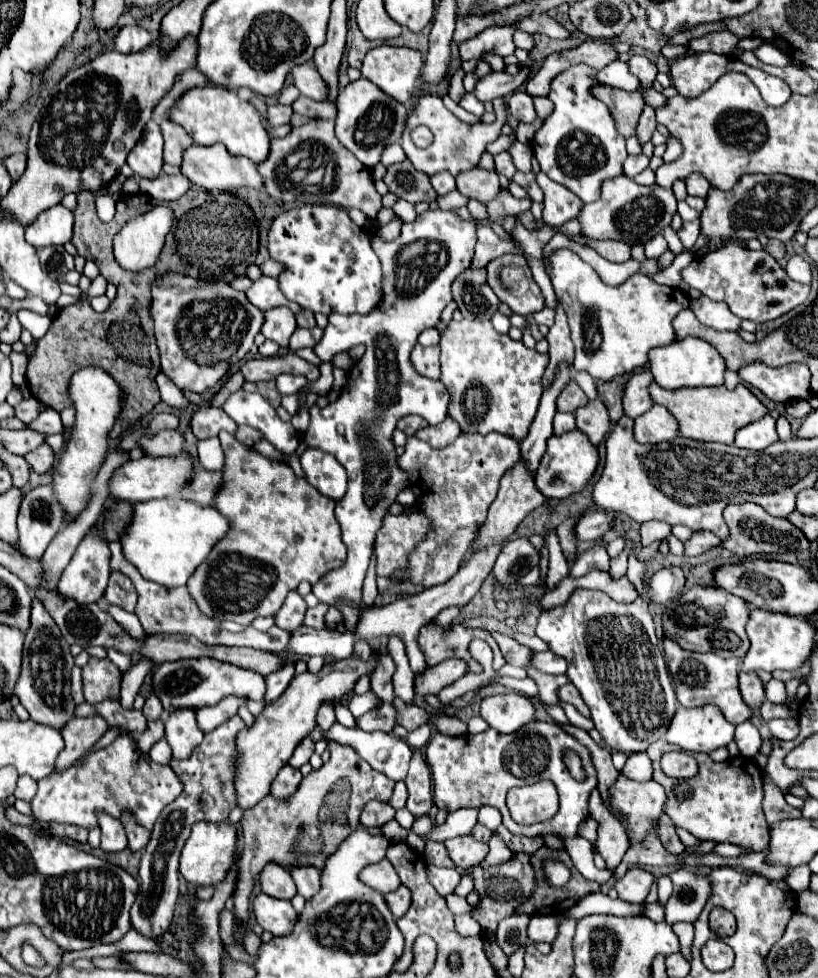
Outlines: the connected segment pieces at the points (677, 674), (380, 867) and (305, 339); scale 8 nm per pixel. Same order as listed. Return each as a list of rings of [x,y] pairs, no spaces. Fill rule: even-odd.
[[[665,638],[663,640],[663,652],[665,660],[671,672],[671,680],[675,686],[675,696],[681,706],[695,708],[703,704],[715,704],[721,708],[725,720],[731,724],[741,724],[753,718],[753,710],[743,702],[737,686],[737,658],[721,658],[717,654],[703,654],[703,652],[689,652],[683,650],[675,640]]]
[[[383,858],[381,862],[369,864],[365,870],[361,870],[359,880],[363,884],[369,884],[371,888],[375,888],[381,894],[389,894],[401,884],[395,868],[391,866],[391,862],[387,858]]]
[[[319,326],[315,328],[297,328],[291,336],[291,342],[289,342],[289,350],[295,352],[299,348],[313,348],[323,336],[323,330]]]

